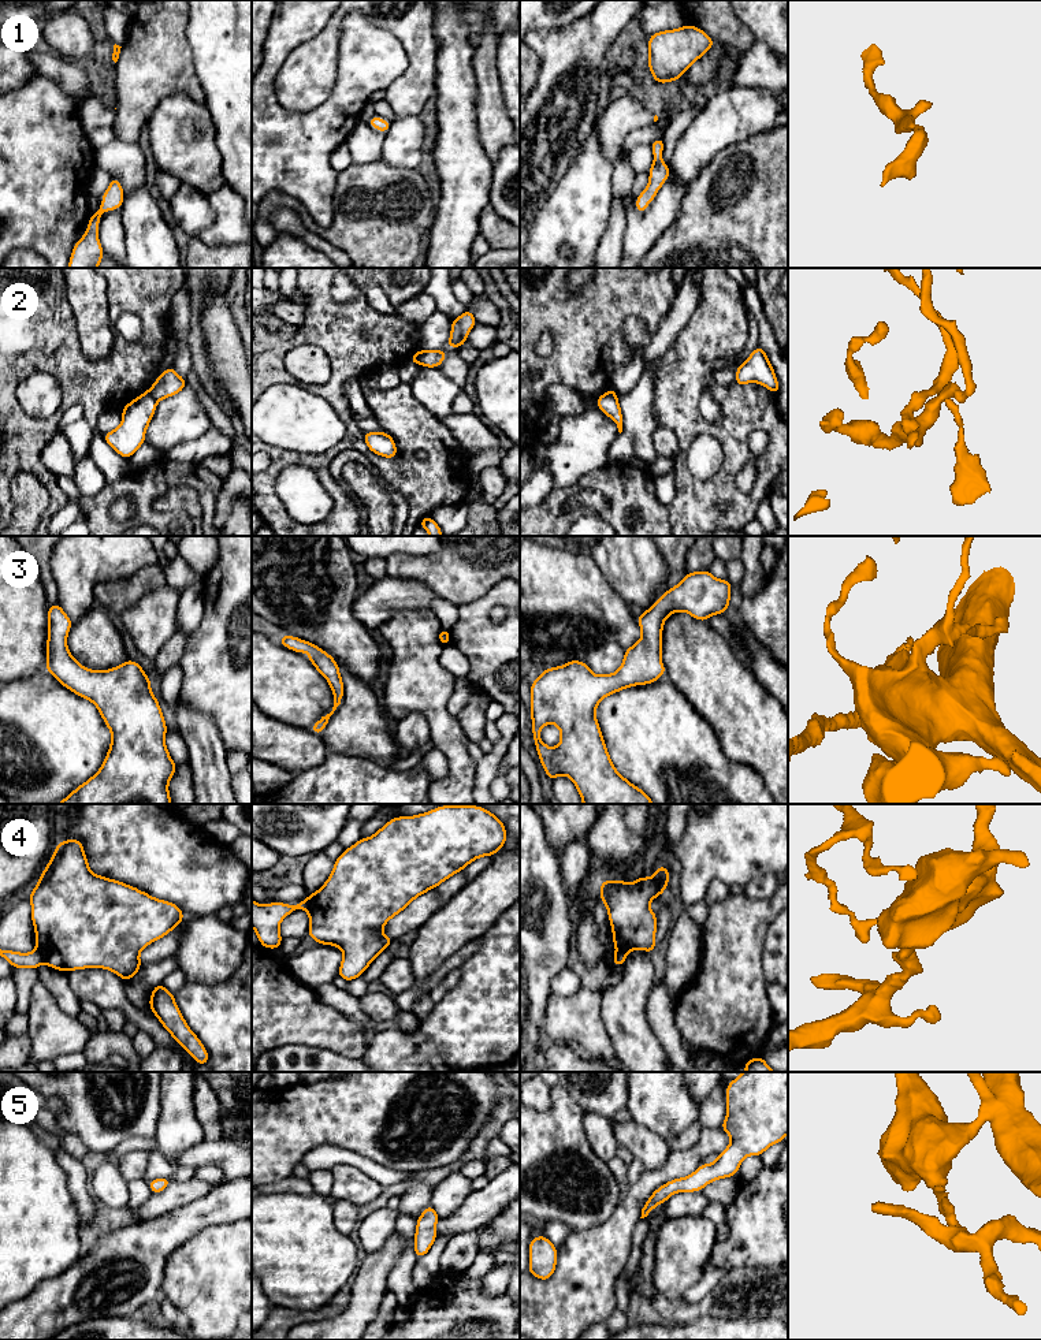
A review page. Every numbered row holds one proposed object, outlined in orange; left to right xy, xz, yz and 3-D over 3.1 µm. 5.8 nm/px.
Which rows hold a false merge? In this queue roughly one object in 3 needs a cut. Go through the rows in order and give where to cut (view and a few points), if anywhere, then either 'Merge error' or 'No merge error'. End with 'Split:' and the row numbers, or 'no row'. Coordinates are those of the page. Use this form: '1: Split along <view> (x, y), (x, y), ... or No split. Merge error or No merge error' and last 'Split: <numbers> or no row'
1: No split. No merge error
2: Split along xy (148, 391), (157, 401). Merge error
3: No split. No merge error
4: Split along xy (36, 949), (44, 961). Merge error
5: No split. No merge error
Split: 2, 4

